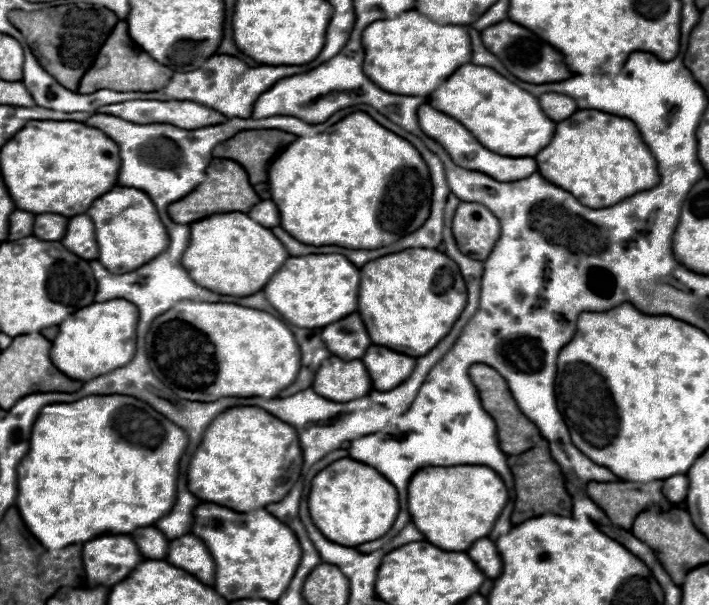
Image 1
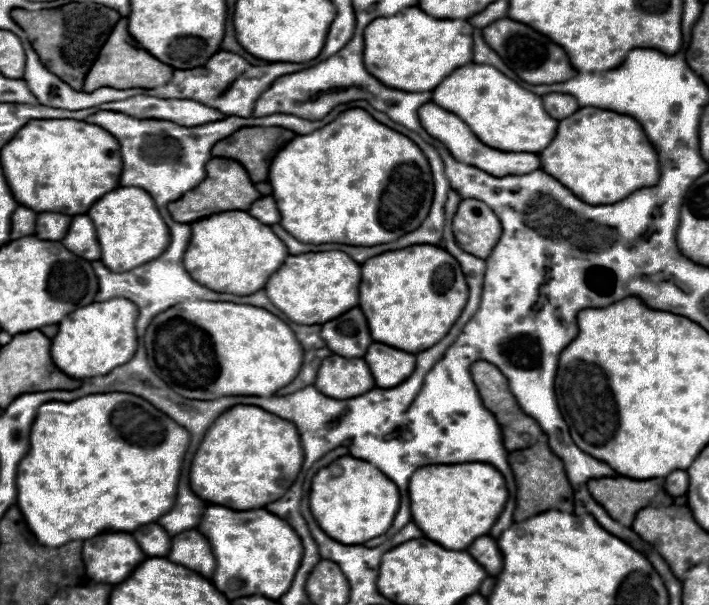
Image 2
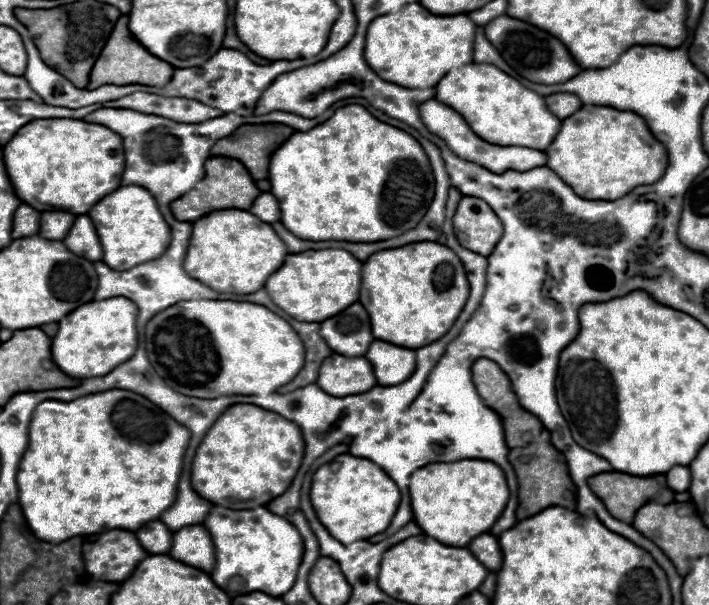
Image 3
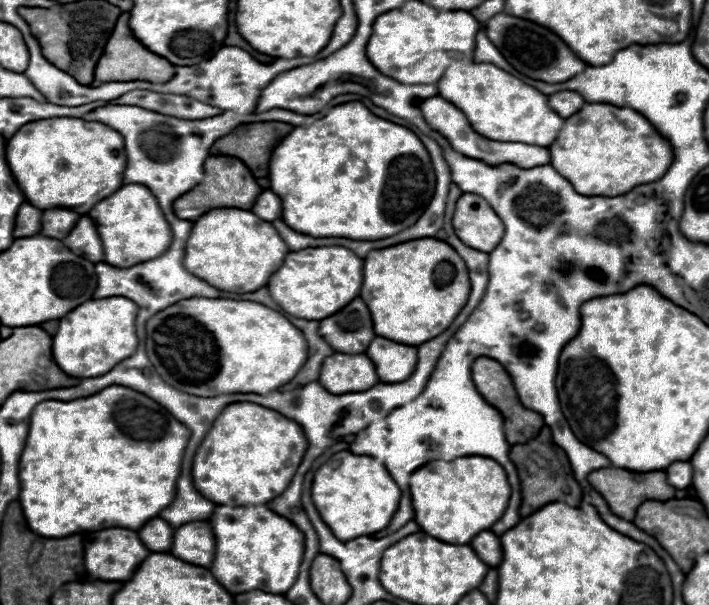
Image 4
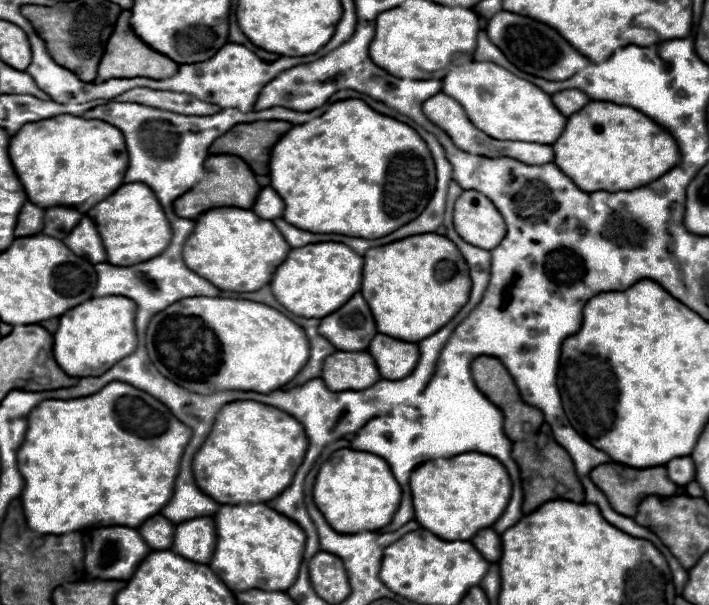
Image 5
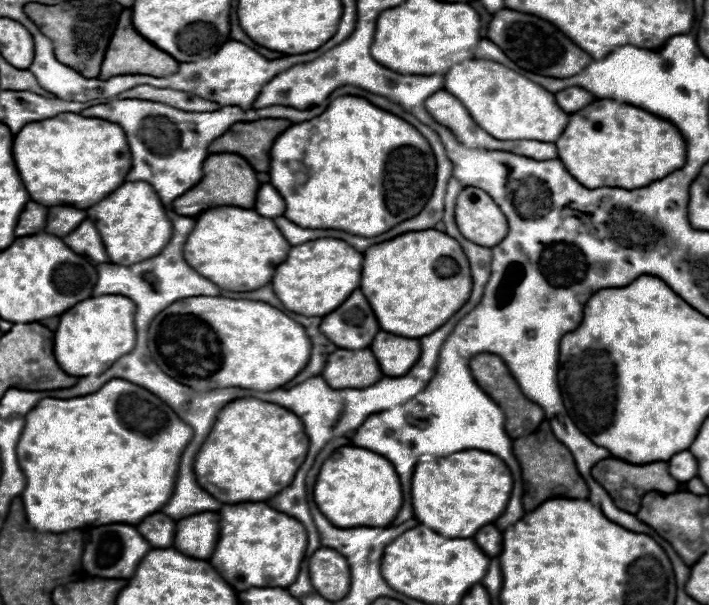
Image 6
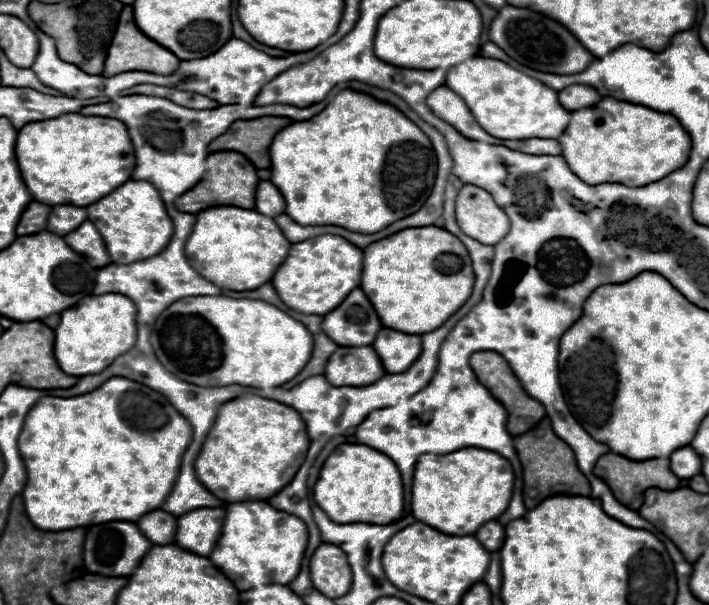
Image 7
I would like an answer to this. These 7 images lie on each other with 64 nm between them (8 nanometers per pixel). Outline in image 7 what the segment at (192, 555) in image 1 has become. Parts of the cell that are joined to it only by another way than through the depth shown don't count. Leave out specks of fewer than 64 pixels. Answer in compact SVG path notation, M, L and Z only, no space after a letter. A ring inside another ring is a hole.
M226 506L198 508L178 518L176 544L200 556L210 556L216 540L222 532L222 522L226 516Z

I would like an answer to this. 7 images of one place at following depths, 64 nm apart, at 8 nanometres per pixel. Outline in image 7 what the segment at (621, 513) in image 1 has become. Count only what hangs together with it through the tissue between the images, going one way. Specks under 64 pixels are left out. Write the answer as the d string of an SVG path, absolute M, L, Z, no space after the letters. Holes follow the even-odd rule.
M608 452L604 456L598 458L596 466L594 466L594 474L600 476L602 480L608 482L608 486L612 488L614 496L626 504L632 510L638 510L642 500L638 500L642 496L642 492L650 486L658 486L662 490L676 490L680 486L680 478L670 470L670 460L668 458L654 458L654 460L644 460L644 462L634 462L630 458L624 458L620 454Z

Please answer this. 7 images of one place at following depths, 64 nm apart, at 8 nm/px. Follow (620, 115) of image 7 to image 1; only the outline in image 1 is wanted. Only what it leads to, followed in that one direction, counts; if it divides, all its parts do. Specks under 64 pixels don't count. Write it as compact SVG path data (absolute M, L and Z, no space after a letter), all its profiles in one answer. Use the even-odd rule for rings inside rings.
M578 110L556 124L552 144L536 156L538 172L552 184L568 190L590 208L614 206L620 200L650 190L660 182L656 158L644 144L636 124L600 110Z

